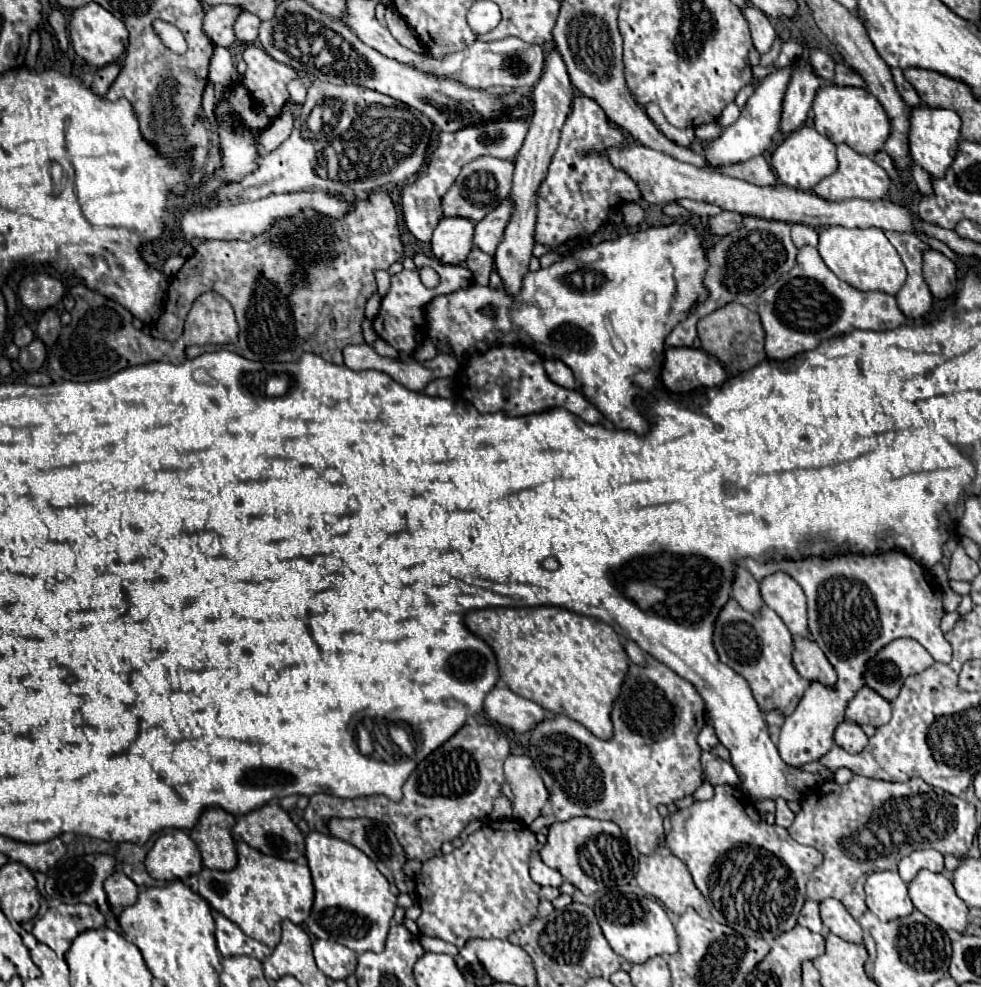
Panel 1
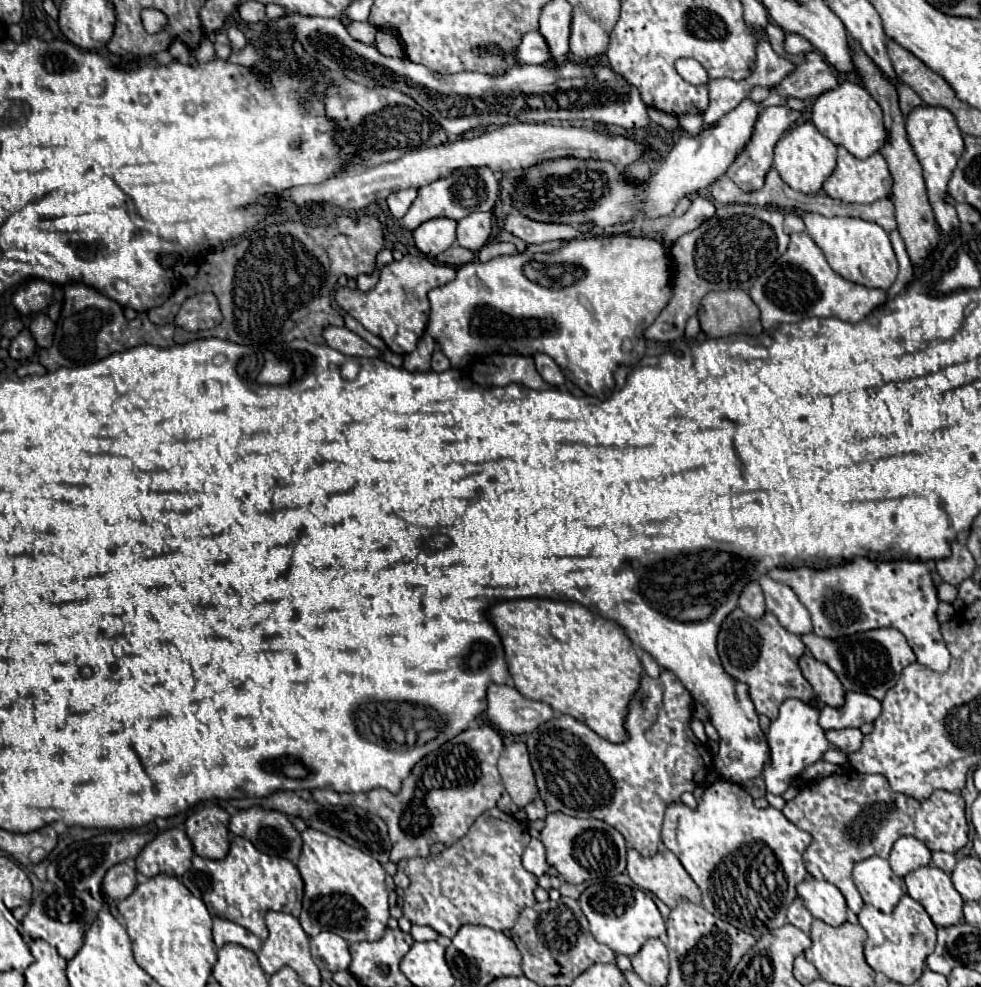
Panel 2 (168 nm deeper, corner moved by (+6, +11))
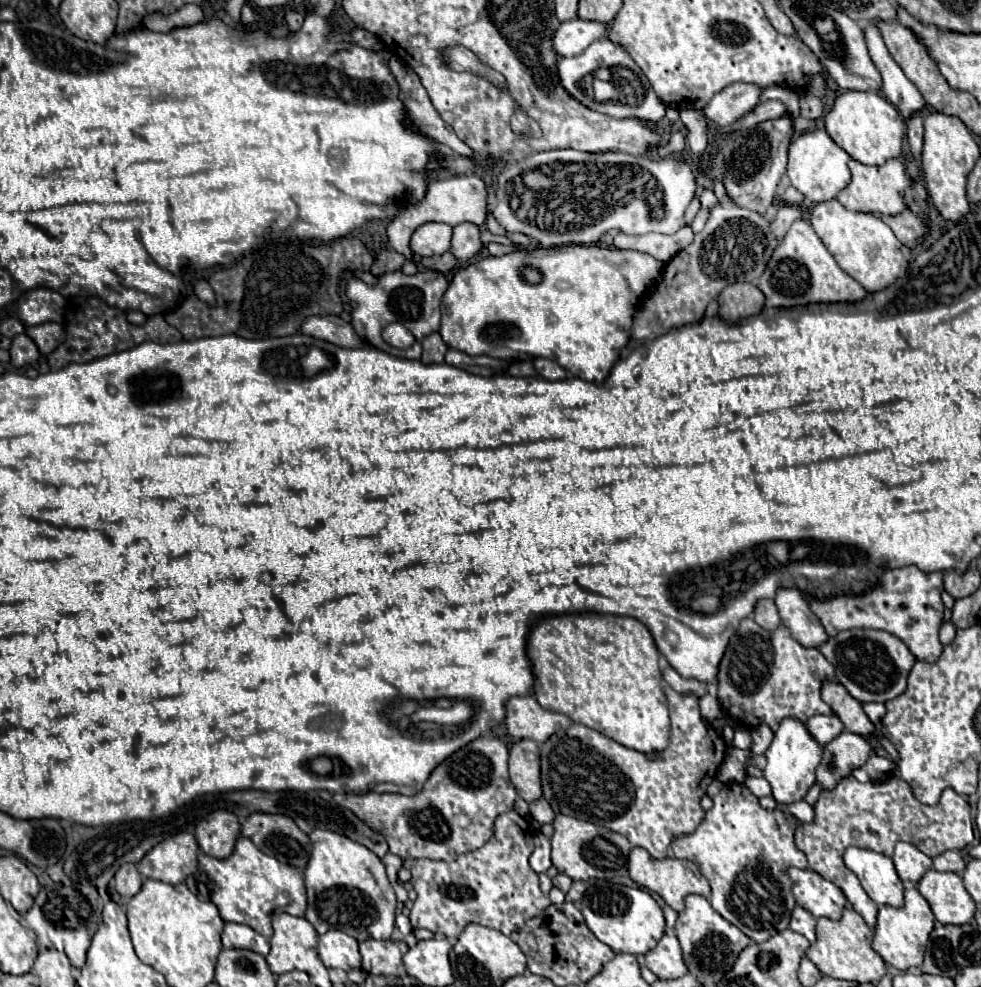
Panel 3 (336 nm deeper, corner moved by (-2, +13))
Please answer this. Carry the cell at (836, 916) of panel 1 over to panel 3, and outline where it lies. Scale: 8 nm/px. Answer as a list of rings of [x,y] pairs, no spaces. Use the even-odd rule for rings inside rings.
[[[789,868],[789,876],[799,906],[809,910],[815,918],[821,916],[831,920],[841,918],[847,906],[847,898],[833,882],[825,880],[813,870],[799,870],[799,868]]]

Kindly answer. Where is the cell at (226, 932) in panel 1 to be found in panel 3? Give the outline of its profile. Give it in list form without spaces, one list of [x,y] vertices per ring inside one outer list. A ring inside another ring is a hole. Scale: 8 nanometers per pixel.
[[[225,922],[225,930],[221,934],[221,940],[223,940],[223,948],[245,948],[245,950],[259,952],[263,956],[269,954],[267,938],[245,924]]]

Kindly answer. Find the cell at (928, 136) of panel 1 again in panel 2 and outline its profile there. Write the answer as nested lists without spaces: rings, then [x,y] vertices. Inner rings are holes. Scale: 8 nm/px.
[[[919,106],[907,116],[907,136],[909,136],[909,144],[915,150],[917,160],[921,162],[923,176],[925,176],[925,182],[927,182],[929,200],[931,200],[937,224],[941,226],[943,232],[951,232],[951,230],[959,228],[959,218],[957,218],[955,206],[945,202],[947,184],[951,180],[951,174],[953,174],[959,158],[963,156],[963,150],[965,150],[963,136],[961,136],[961,132],[957,128],[957,122],[955,122],[953,114],[949,110],[945,110],[945,108]]]

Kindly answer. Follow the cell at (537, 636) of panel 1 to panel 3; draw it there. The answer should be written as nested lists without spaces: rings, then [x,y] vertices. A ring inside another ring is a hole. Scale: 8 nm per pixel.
[[[579,612],[541,618],[527,636],[537,702],[585,724],[607,738],[639,750],[663,750],[669,738],[669,714],[659,670],[659,652],[651,632],[635,618]]]

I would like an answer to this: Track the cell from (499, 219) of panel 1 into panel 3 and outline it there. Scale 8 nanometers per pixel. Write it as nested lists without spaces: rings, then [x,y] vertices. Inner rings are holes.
[[[459,224],[453,228],[453,240],[451,240],[451,252],[459,260],[469,260],[473,258],[479,250],[483,248],[481,244],[481,230],[477,224]]]

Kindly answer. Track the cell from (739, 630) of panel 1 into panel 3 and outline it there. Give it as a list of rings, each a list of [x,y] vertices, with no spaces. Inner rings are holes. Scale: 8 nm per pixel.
[[[747,616],[741,620],[719,664],[717,696],[723,710],[745,728],[769,724],[771,730],[777,730],[785,716],[807,720],[815,714],[831,714],[831,706],[821,700],[823,680],[835,680],[835,670],[817,648],[801,646],[783,624],[769,632]]]

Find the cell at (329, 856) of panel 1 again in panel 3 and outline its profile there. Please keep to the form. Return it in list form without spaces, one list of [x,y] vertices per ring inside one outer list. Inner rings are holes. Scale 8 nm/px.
[[[313,830],[309,834],[313,852],[305,868],[309,906],[305,918],[323,934],[331,928],[347,932],[357,942],[375,938],[389,940],[395,928],[395,890],[385,874],[383,862],[363,844],[339,836],[337,832]]]

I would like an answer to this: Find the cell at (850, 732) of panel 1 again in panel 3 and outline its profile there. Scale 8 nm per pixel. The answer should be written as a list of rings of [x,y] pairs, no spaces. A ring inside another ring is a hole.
[[[841,732],[837,738],[833,738],[829,744],[825,744],[823,748],[823,764],[819,764],[819,772],[817,772],[817,782],[821,784],[821,788],[835,788],[835,784],[843,778],[849,776],[853,768],[859,768],[865,764],[865,760],[871,754],[871,742],[855,732]]]

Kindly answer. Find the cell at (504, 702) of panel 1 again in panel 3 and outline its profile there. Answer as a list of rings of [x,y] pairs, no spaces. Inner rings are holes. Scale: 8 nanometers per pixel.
[[[513,696],[505,702],[505,724],[507,732],[515,740],[531,738],[537,744],[543,744],[559,728],[569,728],[571,720],[565,714],[551,712],[539,706],[535,696]]]

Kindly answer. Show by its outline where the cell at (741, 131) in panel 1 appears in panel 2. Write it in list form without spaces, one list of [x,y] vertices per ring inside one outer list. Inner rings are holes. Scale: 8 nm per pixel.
[[[747,98],[717,124],[703,128],[701,134],[681,136],[669,154],[653,166],[651,178],[647,182],[627,178],[623,170],[607,160],[543,160],[537,166],[525,168],[519,176],[515,192],[511,194],[513,208],[535,222],[555,222],[569,226],[595,224],[601,228],[619,222],[627,224],[637,220],[641,214],[651,220],[669,216],[681,198],[711,186],[727,172],[735,156],[749,142],[757,114],[759,104]]]

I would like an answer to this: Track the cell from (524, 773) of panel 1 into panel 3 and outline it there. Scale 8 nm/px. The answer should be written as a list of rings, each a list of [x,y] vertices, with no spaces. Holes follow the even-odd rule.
[[[519,740],[511,746],[509,754],[509,778],[517,794],[525,802],[541,798],[539,780],[539,746],[533,740]]]

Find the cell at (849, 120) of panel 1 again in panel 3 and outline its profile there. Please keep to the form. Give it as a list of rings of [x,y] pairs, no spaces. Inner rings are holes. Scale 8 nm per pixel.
[[[847,90],[839,94],[829,114],[825,114],[825,130],[853,160],[861,164],[877,166],[903,154],[905,122],[901,120],[895,106],[877,92]]]

